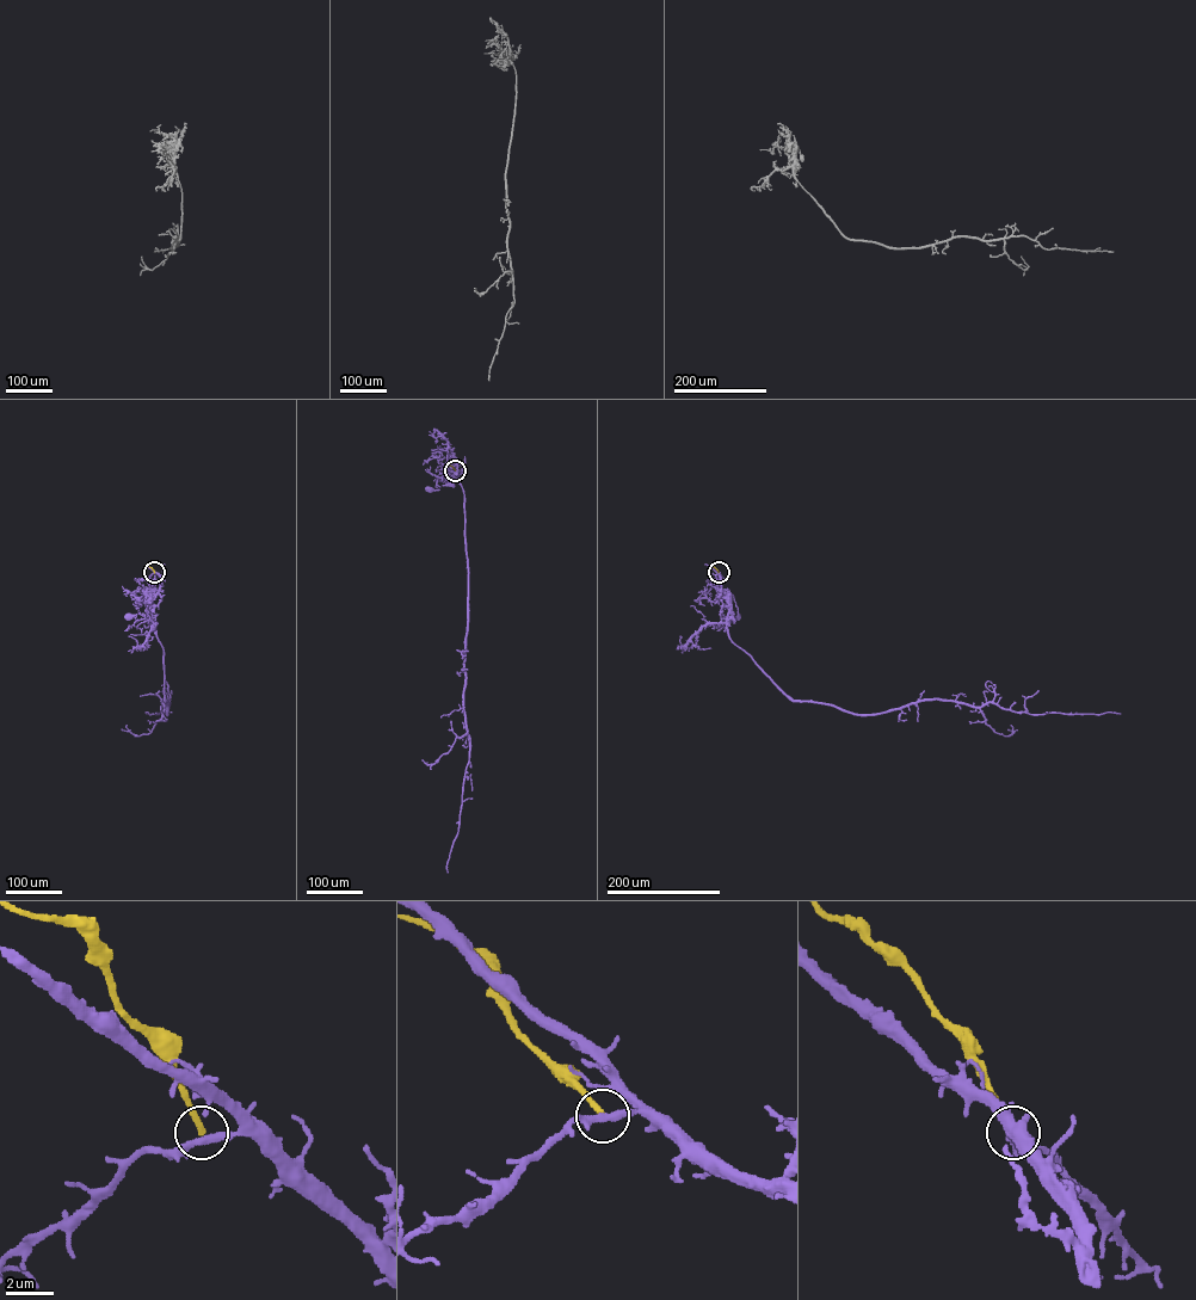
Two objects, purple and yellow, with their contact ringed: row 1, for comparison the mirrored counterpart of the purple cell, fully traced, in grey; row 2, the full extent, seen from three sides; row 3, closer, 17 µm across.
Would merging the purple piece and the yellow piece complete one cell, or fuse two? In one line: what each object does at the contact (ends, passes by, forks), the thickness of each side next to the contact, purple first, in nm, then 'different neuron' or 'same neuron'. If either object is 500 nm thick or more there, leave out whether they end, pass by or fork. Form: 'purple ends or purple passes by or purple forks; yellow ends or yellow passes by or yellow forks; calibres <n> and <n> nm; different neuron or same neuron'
purple passes by; yellow ends; calibres 320 and 260 nm; different neuron

